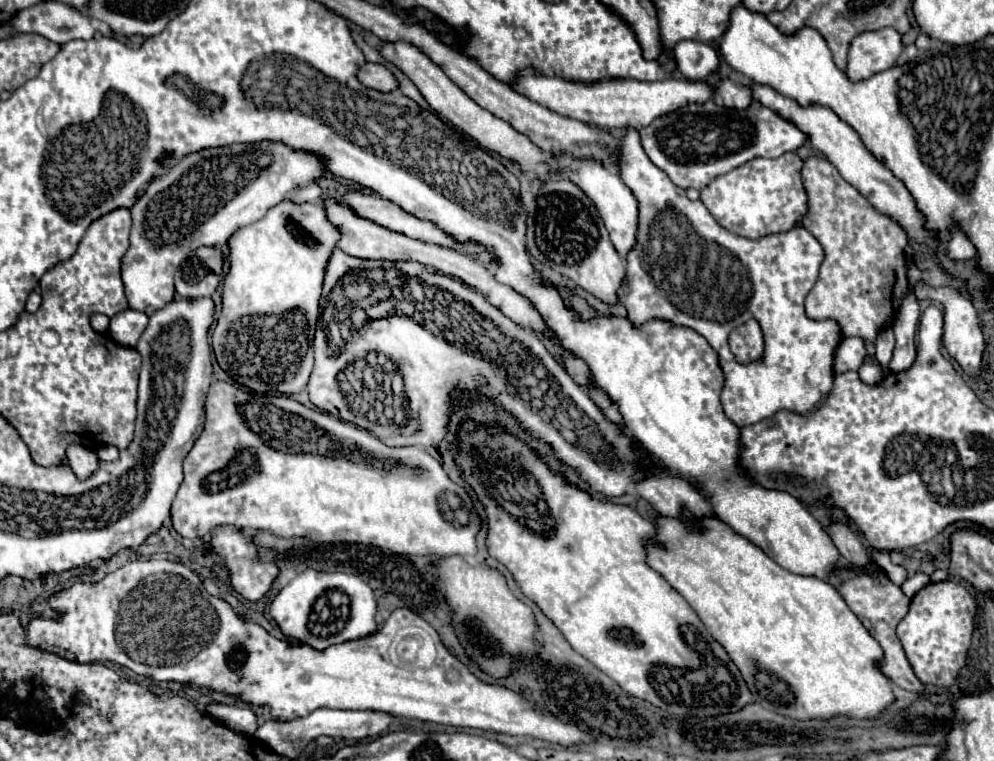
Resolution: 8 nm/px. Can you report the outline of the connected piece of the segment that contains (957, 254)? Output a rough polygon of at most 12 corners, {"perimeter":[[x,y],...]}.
{"perimeter":[[957,223],[951,225],[947,243],[949,259],[977,257],[975,245]]}

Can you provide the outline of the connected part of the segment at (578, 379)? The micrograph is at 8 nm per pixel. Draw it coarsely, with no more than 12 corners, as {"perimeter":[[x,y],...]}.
{"perimeter":[[563,349],[567,373],[575,383],[589,381],[587,365]]}

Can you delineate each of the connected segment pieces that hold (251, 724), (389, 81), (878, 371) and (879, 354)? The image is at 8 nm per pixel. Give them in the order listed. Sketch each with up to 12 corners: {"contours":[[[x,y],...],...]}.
{"contours":[[[209,703],[209,717],[241,735],[255,735],[251,709]],[[365,63],[359,71],[363,85],[395,91],[399,81],[379,63]],[[863,363],[859,377],[865,383],[881,381],[883,369],[879,363]],[[885,327],[875,341],[875,359],[889,363],[895,347],[893,329]]]}

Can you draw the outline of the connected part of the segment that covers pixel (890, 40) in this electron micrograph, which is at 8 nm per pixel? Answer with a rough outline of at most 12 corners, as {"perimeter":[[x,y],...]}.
{"perimeter":[[893,27],[861,33],[845,73],[869,79],[893,67],[901,35]]}

